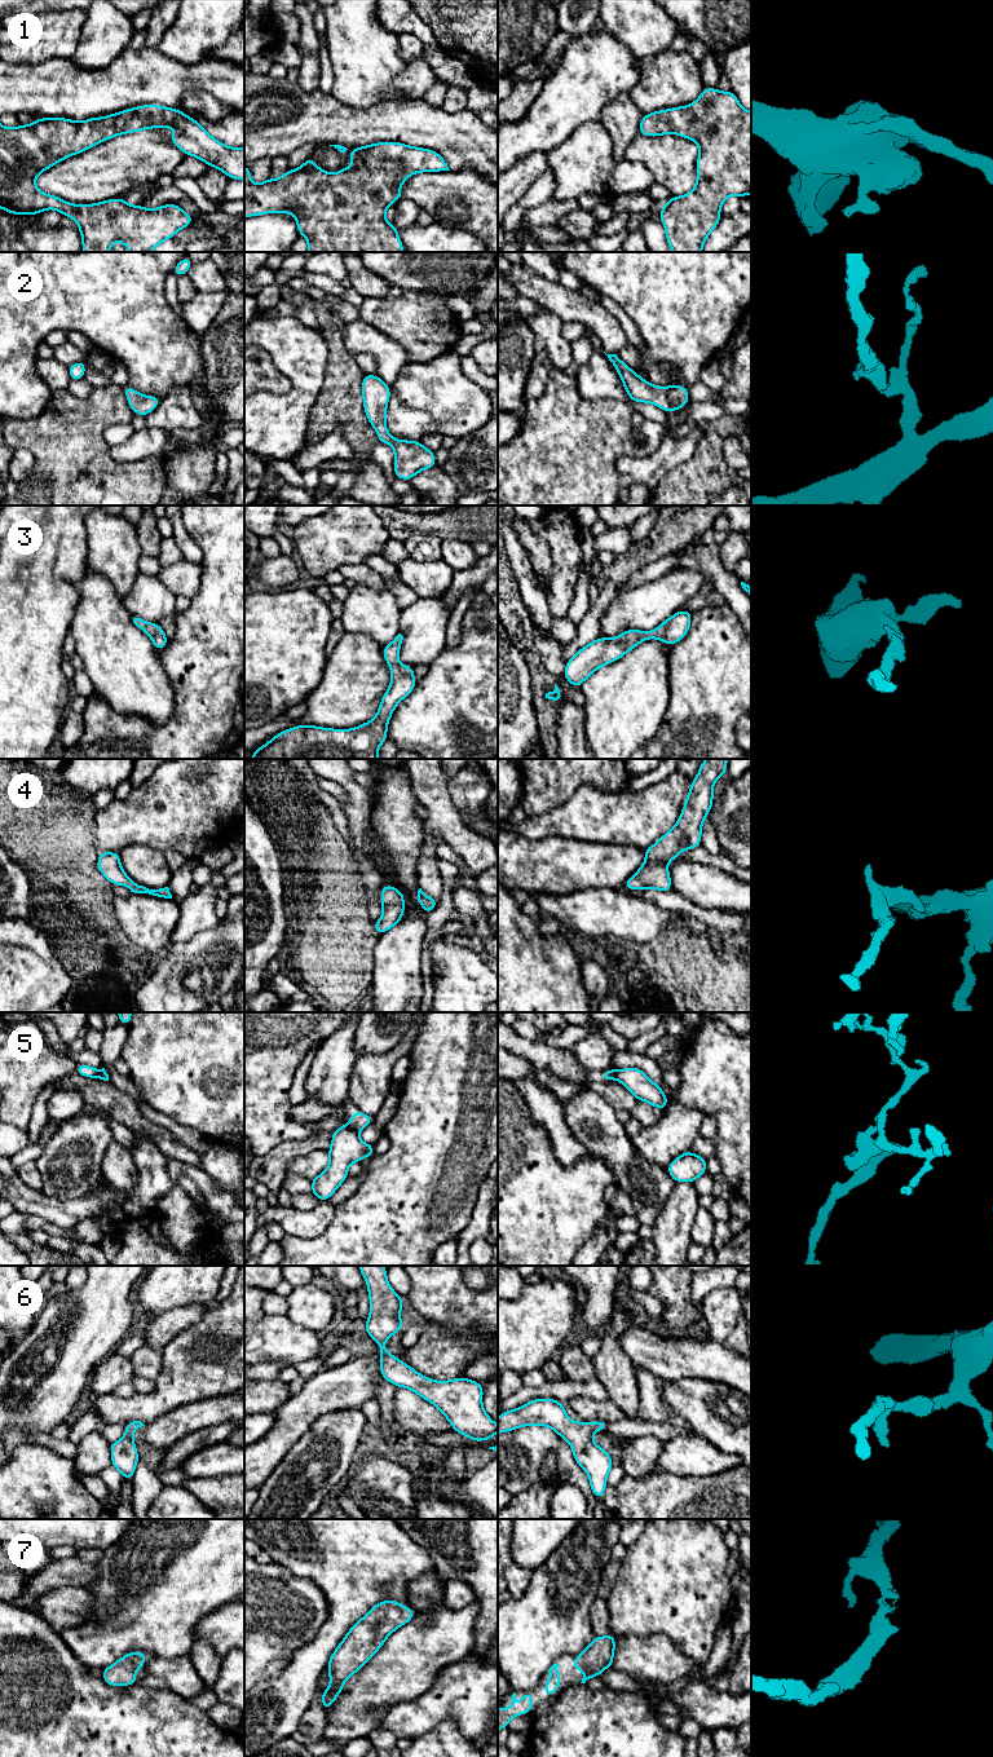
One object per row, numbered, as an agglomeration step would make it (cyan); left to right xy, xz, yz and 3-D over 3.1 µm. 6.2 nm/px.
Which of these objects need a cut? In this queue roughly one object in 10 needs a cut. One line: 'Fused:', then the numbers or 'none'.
Fused: 5

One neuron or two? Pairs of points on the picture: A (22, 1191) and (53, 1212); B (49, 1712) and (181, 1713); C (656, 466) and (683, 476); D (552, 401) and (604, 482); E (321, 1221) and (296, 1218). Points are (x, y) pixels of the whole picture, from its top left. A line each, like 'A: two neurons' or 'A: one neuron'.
A: one neuron
B: one neuron
C: two neurons
D: one neuron
E: one neuron

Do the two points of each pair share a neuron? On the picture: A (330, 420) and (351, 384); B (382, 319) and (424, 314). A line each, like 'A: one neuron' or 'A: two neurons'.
A: one neuron
B: one neuron

